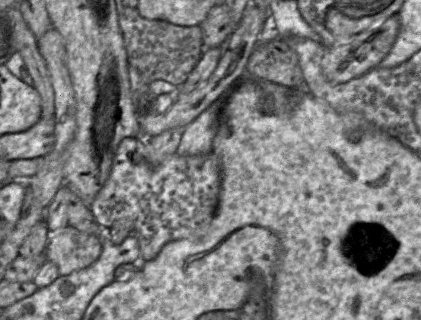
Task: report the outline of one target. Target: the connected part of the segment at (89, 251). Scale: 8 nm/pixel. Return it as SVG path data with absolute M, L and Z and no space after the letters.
M67 225L50 234L45 257L57 265L60 276L69 275L89 267L100 257L103 238Z

